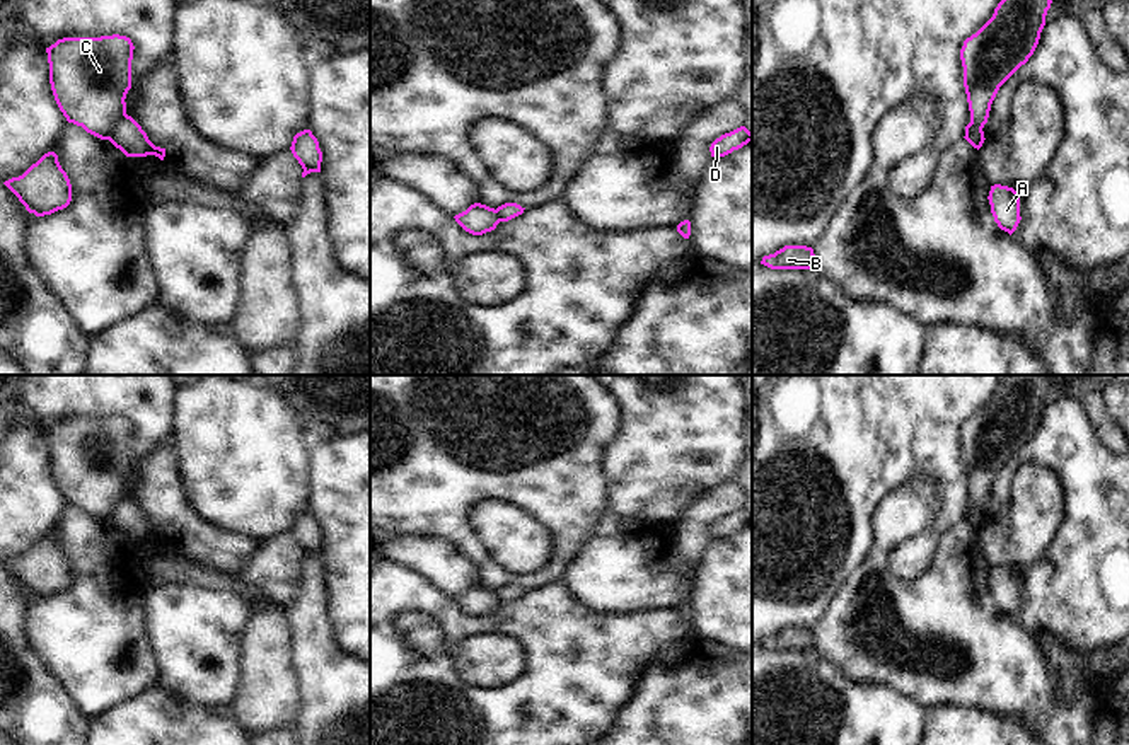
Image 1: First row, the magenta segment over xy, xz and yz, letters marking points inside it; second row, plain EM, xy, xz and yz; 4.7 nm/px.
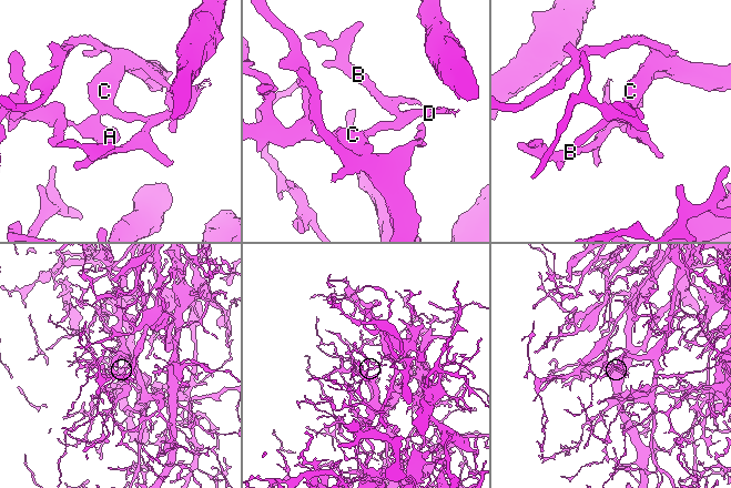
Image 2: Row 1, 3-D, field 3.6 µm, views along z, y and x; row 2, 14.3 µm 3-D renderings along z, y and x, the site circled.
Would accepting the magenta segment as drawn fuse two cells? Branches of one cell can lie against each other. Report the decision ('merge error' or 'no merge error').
merge error

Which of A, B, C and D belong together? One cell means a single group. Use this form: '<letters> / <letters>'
A C / B D

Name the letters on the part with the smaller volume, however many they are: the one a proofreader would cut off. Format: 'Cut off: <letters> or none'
Cut off: B, D

